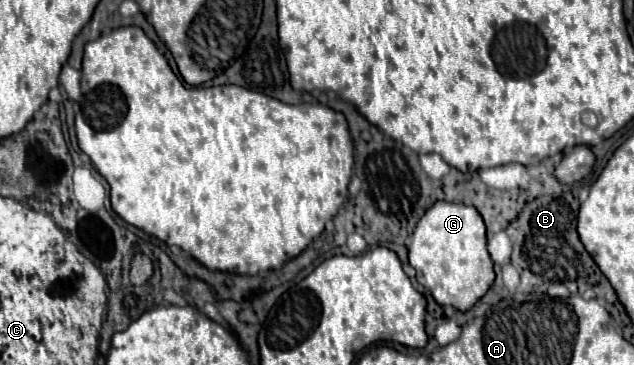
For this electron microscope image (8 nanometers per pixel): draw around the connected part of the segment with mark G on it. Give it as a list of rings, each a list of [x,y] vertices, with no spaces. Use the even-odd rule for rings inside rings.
[[[435,202],[419,220],[415,226],[415,232],[411,236],[409,244],[409,264],[417,272],[417,282],[431,292],[435,302],[439,306],[453,306],[459,312],[467,312],[493,284],[495,270],[491,256],[485,248],[485,224],[479,216],[479,212],[473,206],[465,204],[451,204],[451,202]]]

